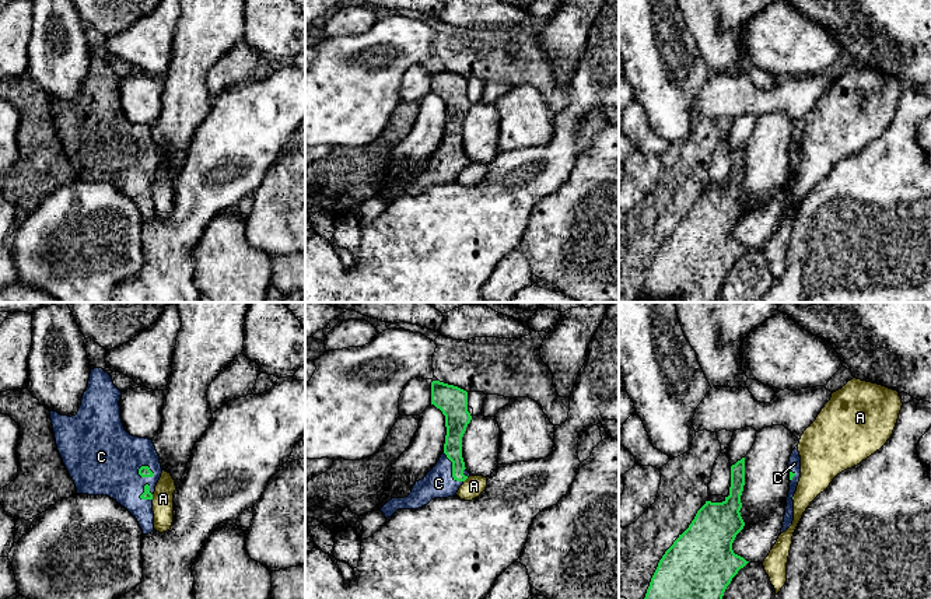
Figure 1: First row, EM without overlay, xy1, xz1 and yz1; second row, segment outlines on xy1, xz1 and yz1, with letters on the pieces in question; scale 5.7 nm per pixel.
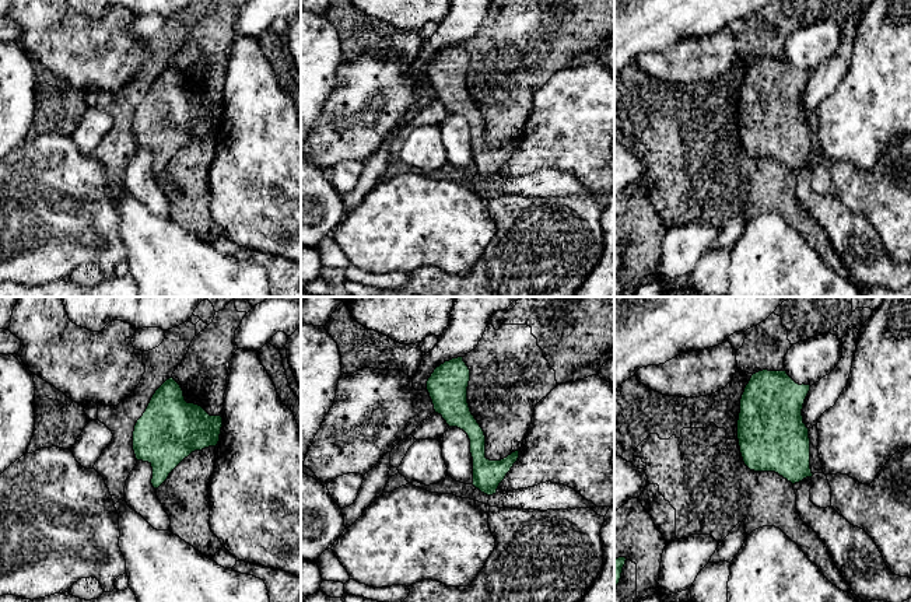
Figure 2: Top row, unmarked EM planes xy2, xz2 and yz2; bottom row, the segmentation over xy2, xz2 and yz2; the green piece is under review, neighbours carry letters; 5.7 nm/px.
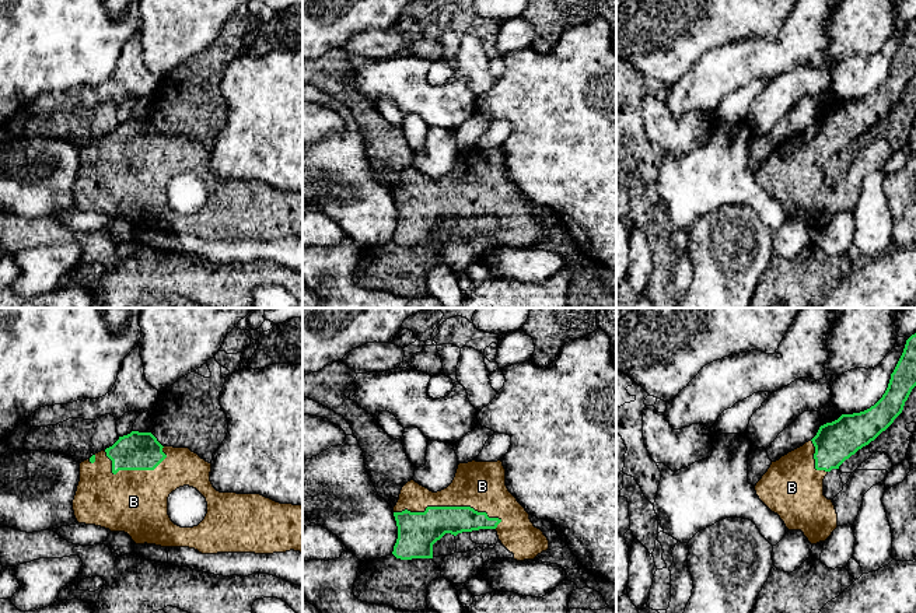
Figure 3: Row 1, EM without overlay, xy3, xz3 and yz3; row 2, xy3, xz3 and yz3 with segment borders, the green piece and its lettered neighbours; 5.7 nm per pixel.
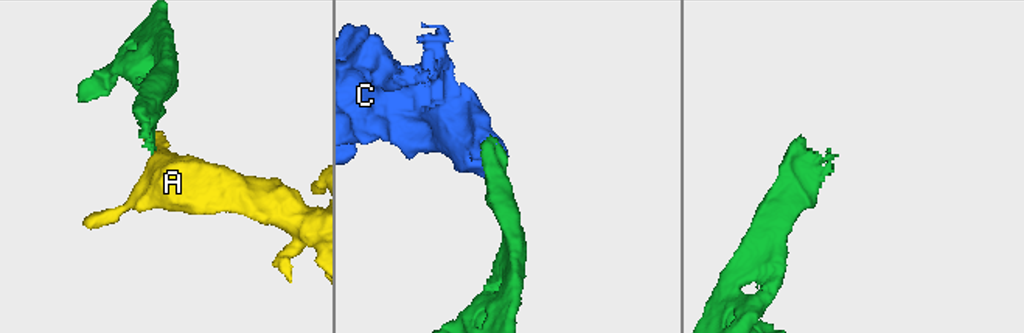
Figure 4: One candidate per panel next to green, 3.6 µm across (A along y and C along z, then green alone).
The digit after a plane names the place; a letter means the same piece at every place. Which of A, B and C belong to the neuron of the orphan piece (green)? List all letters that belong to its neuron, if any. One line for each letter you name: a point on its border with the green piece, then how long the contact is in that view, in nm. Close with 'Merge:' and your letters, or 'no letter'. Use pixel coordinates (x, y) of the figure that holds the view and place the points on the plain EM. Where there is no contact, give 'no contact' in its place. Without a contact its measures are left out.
B: xz3 (448, 193) | 650 nm
C: xy1 (144, 163) | 110 nm
Merge: B, C

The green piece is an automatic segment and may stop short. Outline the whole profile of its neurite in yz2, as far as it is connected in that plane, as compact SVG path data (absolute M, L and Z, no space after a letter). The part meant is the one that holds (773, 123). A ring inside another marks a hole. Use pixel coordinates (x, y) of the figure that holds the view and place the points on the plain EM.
M786 57L751 62L740 85L737 126L744 151L775 158L792 171L812 164L809 115L802 95L810 71L796 70Z

